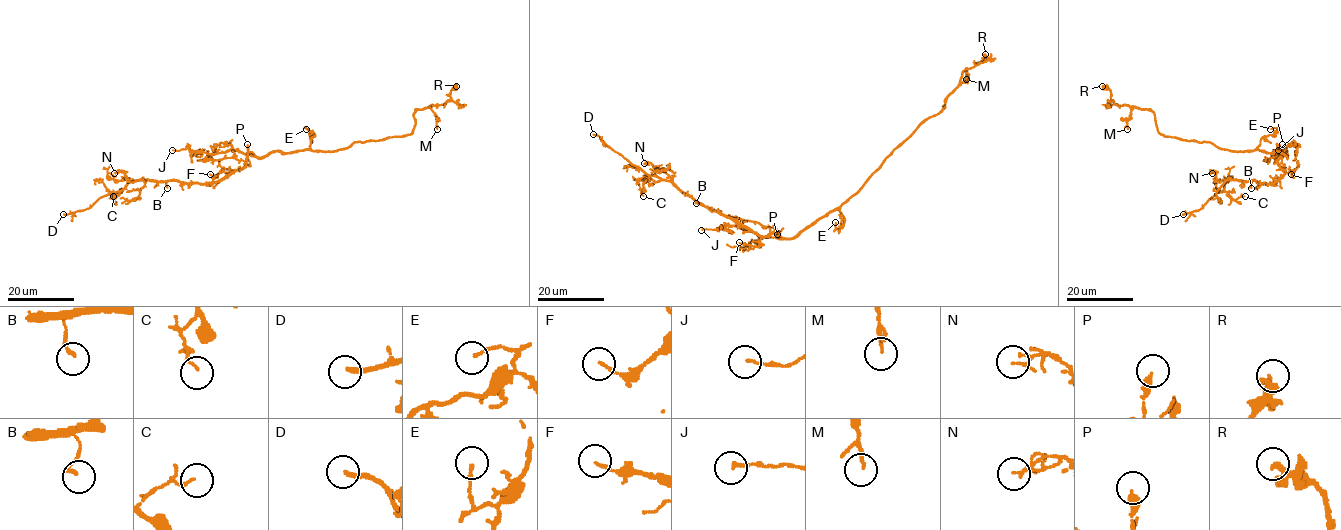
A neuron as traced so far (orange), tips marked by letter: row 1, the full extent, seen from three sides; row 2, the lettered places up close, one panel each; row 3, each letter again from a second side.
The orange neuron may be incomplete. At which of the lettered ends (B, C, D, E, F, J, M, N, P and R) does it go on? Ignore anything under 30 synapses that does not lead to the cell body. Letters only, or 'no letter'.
D

